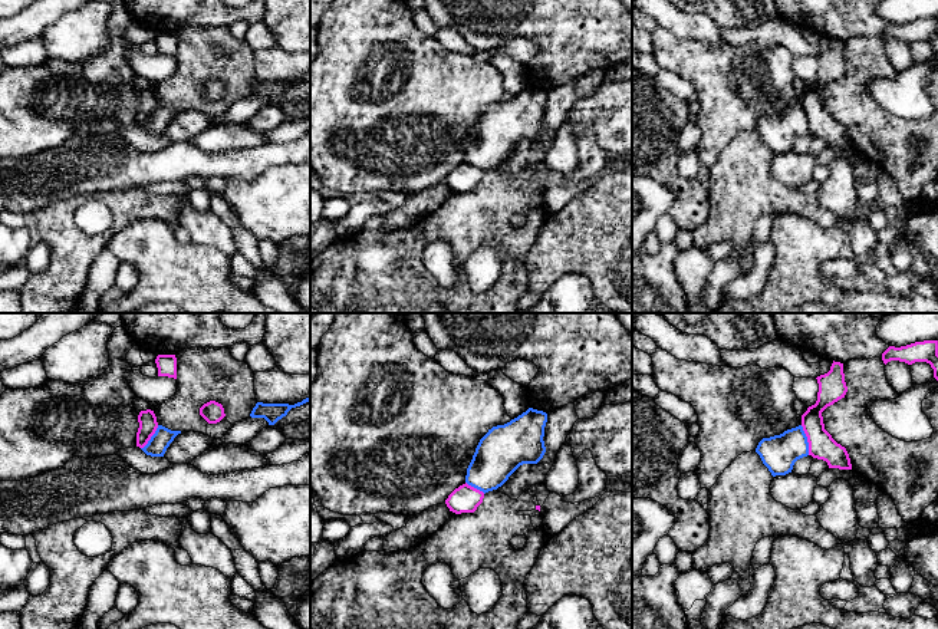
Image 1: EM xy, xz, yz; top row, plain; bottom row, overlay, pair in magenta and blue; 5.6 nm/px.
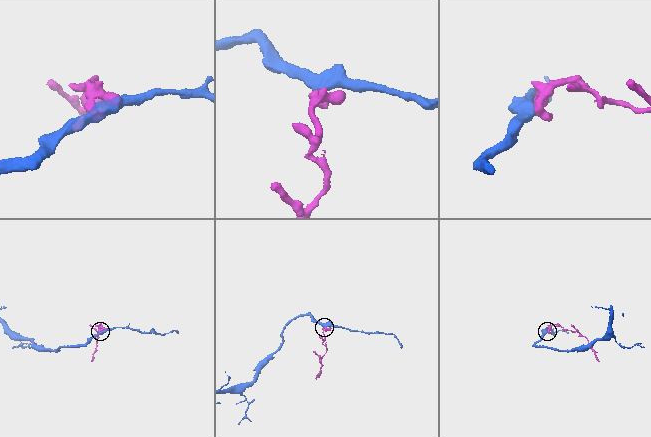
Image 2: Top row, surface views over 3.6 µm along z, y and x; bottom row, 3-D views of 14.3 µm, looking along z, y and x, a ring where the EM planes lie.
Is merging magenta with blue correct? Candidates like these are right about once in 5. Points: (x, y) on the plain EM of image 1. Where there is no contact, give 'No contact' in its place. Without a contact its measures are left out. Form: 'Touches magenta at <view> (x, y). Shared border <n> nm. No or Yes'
Touches magenta at yz (808, 118). Shared border 180 nm. No

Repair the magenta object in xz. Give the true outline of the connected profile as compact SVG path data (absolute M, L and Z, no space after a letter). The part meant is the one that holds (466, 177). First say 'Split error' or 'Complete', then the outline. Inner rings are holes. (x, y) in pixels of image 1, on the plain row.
Complete. M467 161L455 167L445 178L450 190L455 192L474 191L483 181L484 171L468 164Z

